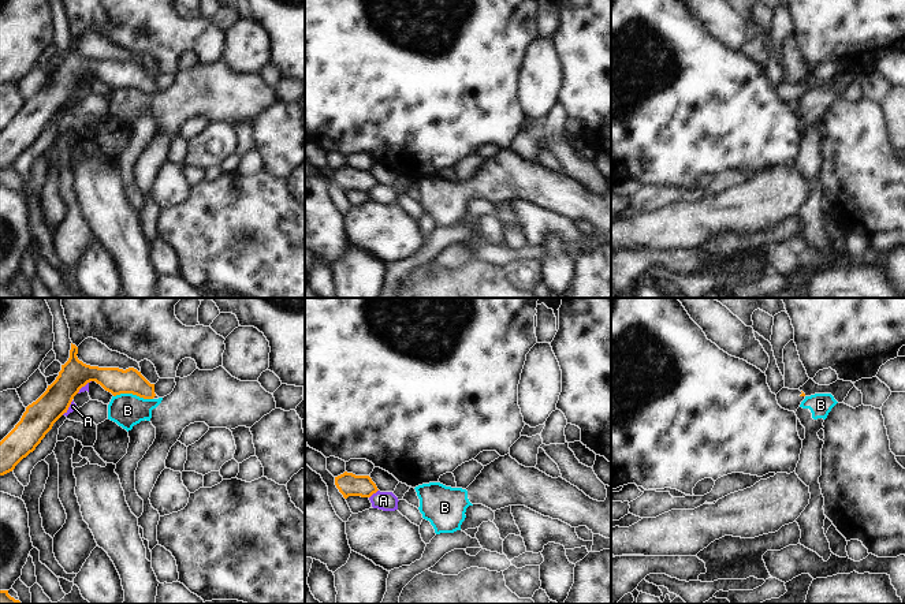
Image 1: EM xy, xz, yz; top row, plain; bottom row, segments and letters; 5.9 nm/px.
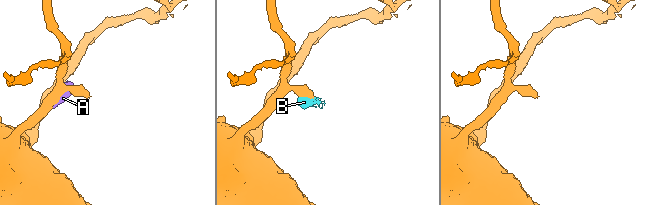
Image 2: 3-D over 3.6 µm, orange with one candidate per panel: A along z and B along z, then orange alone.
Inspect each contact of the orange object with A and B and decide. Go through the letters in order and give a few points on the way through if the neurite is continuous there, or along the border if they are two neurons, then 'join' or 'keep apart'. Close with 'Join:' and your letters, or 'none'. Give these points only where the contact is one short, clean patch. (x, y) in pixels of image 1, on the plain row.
A: along xz (377, 183), (369, 191) | keep apart
B: along xy (114, 89), (136, 88), (152, 93) | keep apart
Join: none

